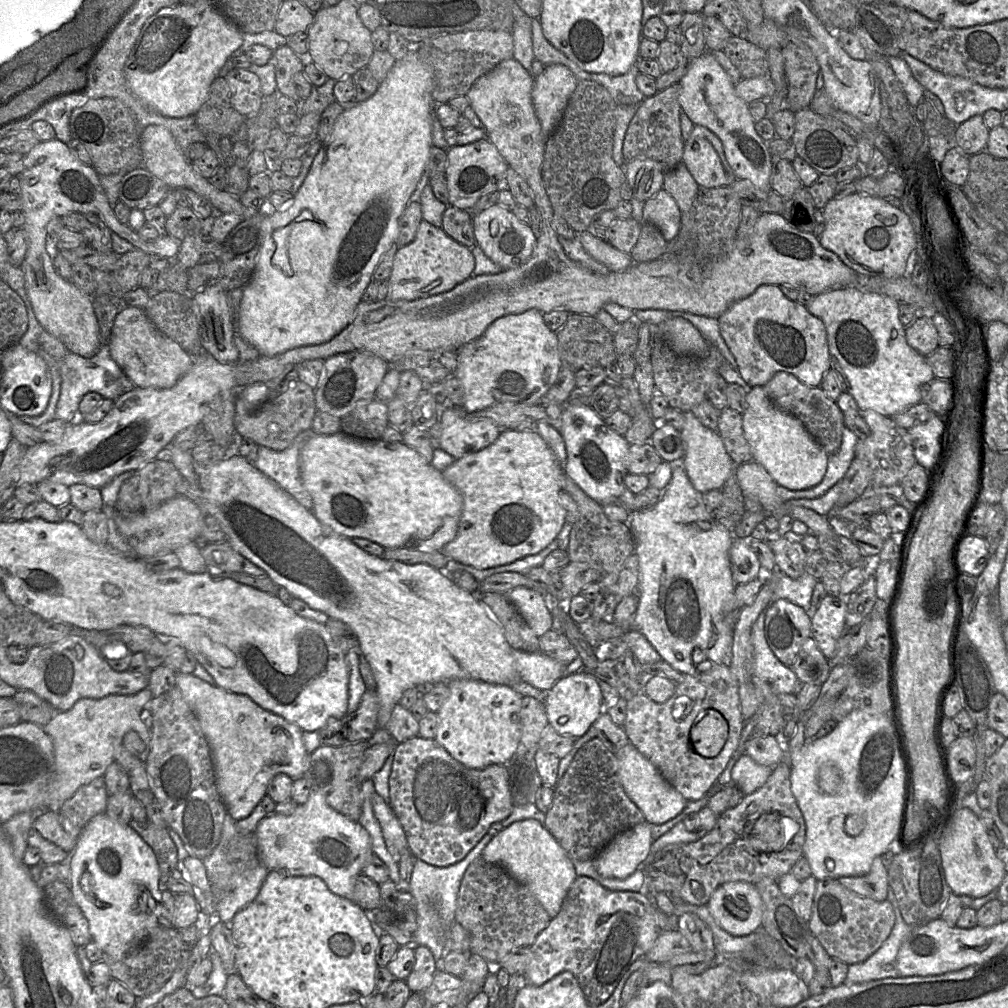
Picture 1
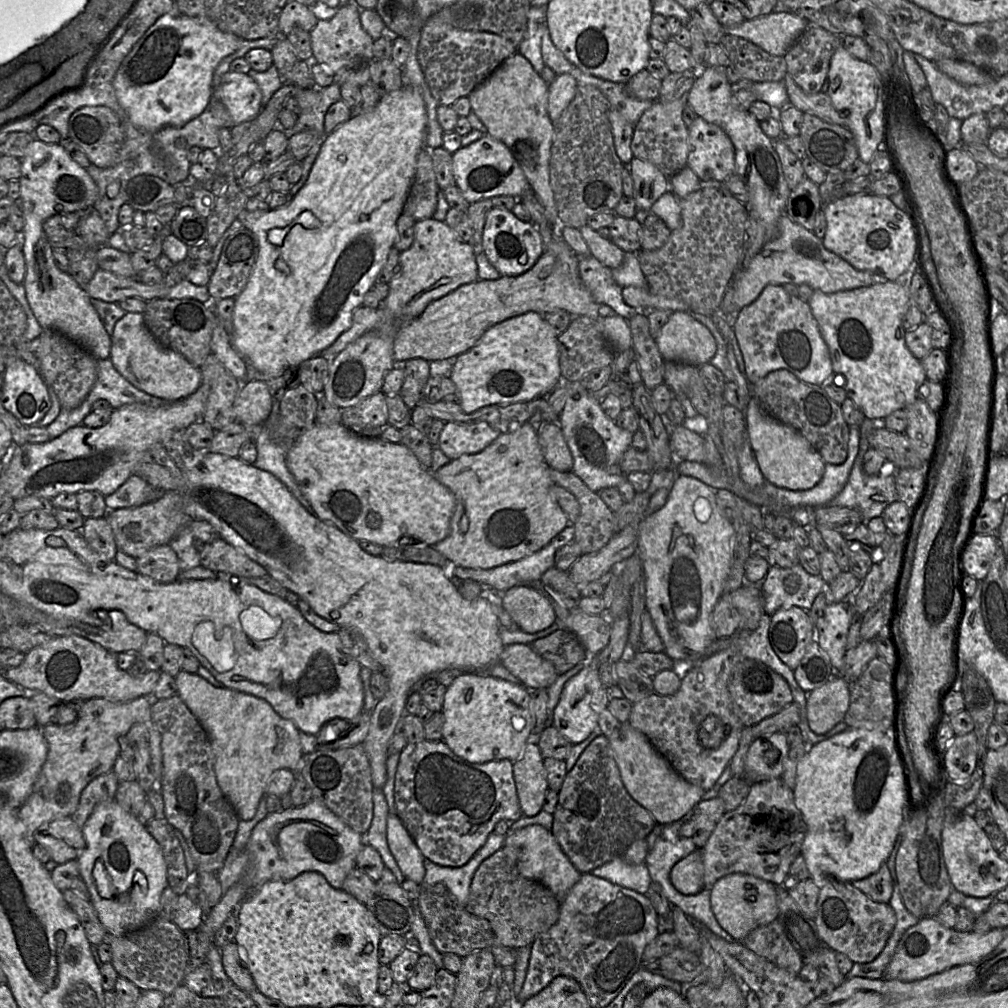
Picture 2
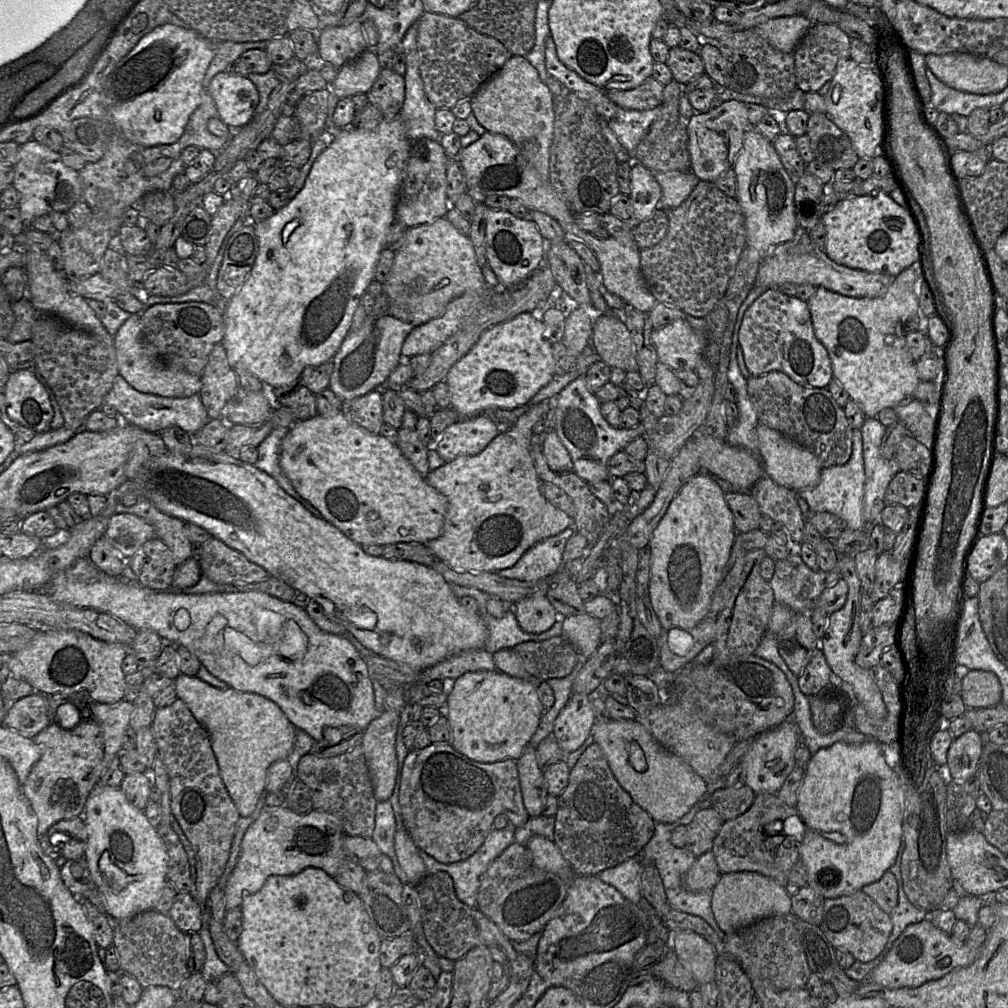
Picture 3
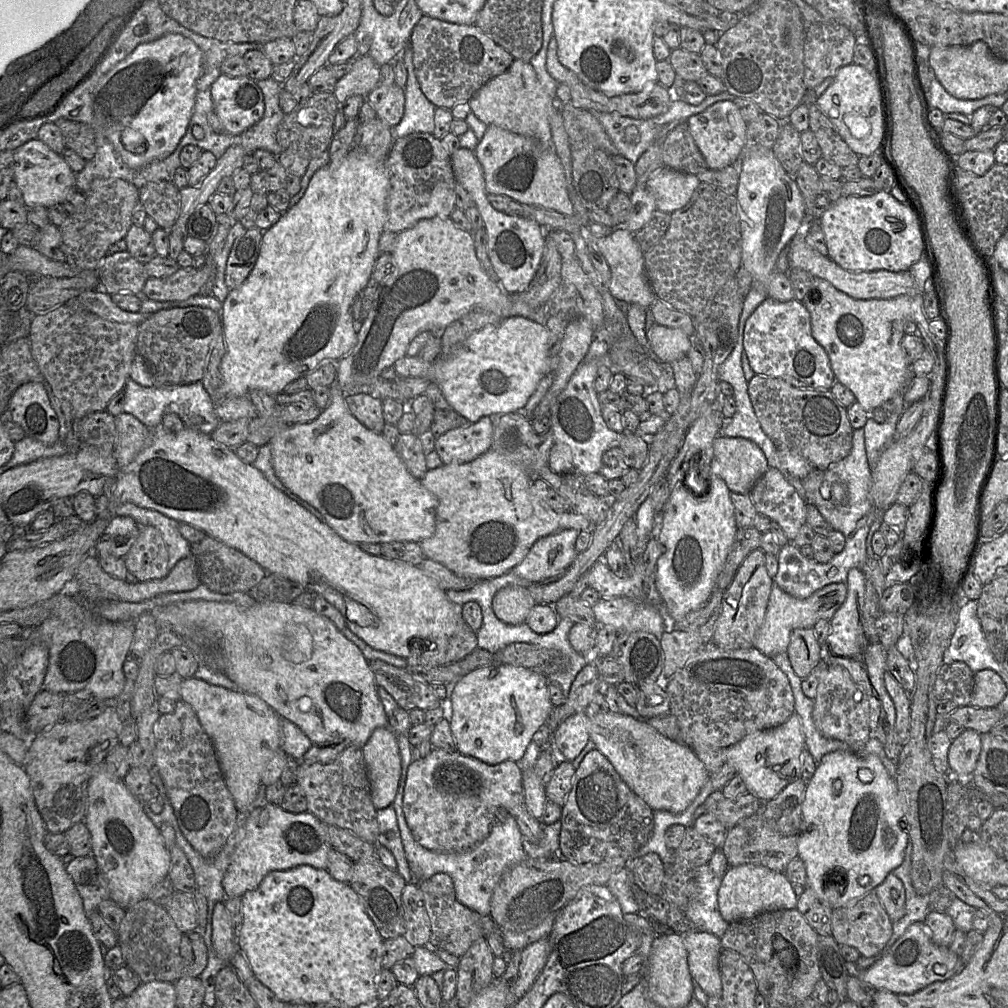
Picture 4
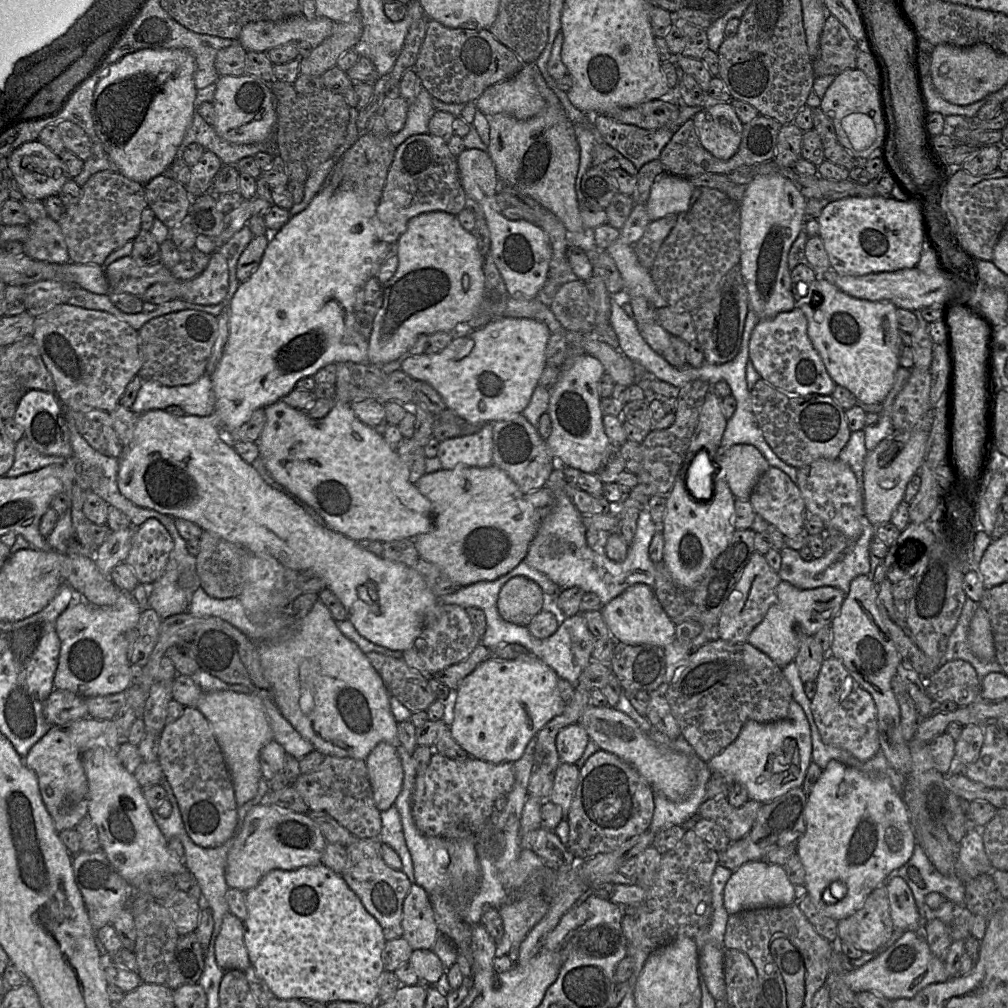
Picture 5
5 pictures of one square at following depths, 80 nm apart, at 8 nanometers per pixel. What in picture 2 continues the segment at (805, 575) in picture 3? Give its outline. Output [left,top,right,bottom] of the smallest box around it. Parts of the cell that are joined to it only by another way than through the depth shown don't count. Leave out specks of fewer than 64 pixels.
[760,563,828,616]

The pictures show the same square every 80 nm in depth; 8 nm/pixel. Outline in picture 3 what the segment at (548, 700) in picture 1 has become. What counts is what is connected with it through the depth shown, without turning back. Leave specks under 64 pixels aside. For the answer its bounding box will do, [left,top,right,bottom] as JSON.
[553,693,596,754]

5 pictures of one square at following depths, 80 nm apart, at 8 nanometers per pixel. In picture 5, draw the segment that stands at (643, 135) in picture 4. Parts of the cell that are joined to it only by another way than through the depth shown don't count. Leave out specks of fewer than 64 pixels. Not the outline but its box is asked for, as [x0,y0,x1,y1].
[591,98,727,170]

